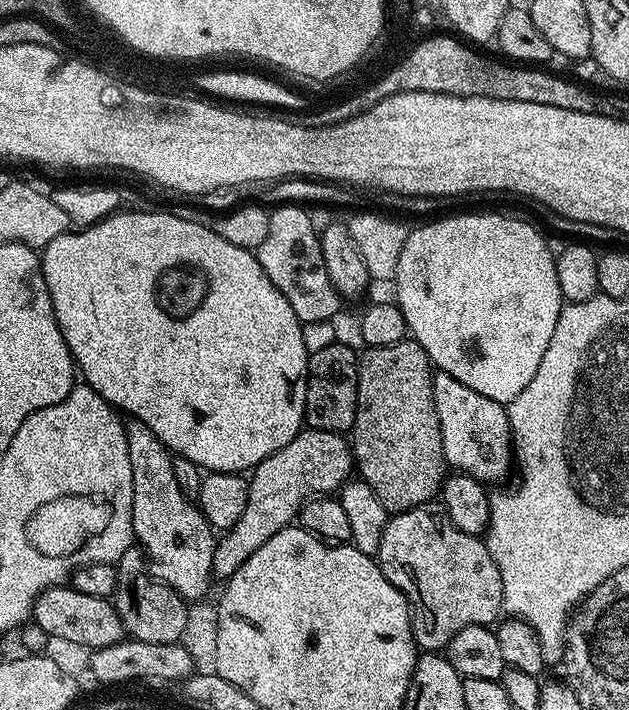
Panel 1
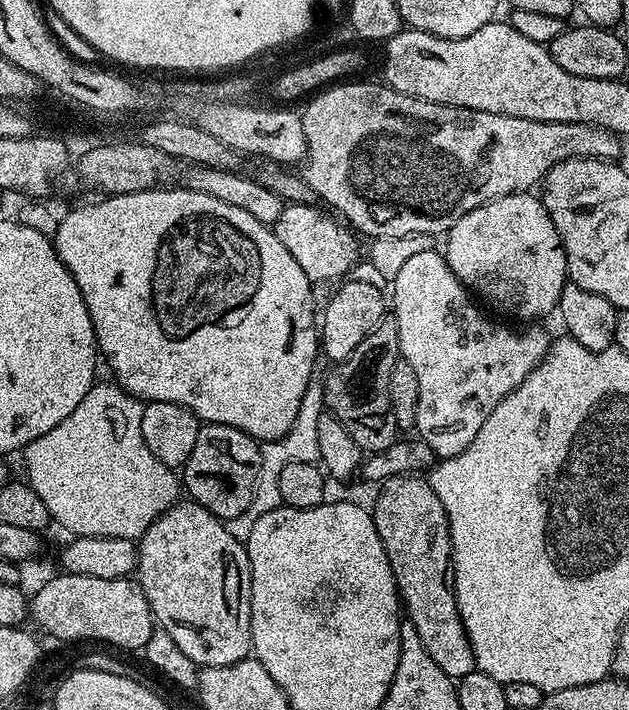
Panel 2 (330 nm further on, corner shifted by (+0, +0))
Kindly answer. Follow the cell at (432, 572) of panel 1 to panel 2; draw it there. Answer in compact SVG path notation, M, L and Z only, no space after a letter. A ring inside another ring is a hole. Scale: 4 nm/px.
M423 475L391 476L379 485L380 493L376 496L376 505L371 505L372 521L378 530L378 538L382 538L382 546L388 555L392 573L396 579L396 591L400 593L407 619L418 630L418 638L422 638L422 646L442 666L446 675L459 678L477 671L474 650L470 646L470 638L464 629L462 618L458 614L456 594L450 583L450 565L452 562L452 539L448 515L434 490L428 485Z

